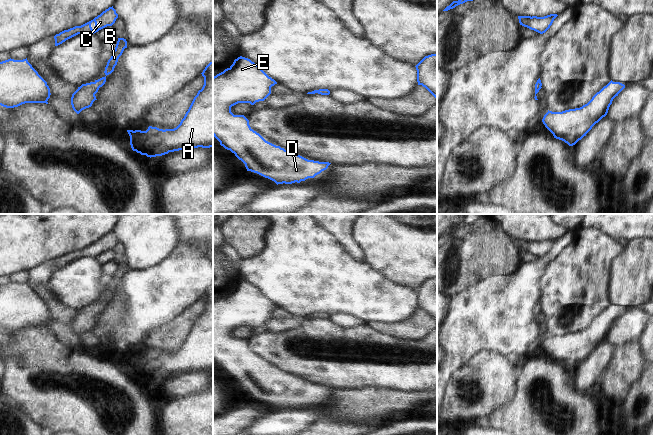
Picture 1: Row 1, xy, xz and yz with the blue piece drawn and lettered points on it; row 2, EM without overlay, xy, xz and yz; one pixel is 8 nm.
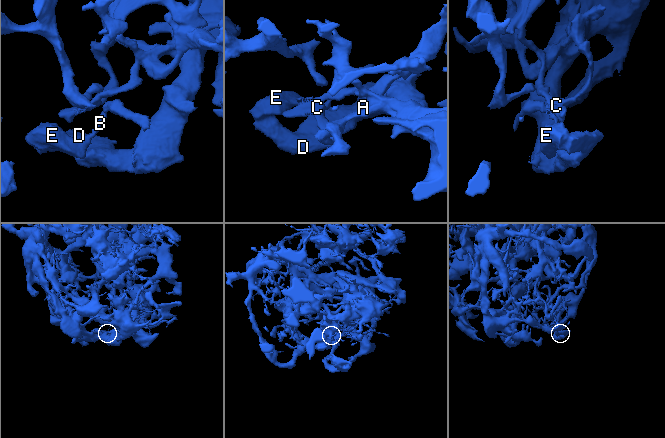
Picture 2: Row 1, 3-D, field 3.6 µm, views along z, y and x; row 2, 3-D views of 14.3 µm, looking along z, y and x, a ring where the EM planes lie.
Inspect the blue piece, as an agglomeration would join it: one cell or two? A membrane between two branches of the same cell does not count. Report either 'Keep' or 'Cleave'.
Keep

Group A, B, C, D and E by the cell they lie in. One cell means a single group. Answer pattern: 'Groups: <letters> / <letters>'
Groups: A B C D E

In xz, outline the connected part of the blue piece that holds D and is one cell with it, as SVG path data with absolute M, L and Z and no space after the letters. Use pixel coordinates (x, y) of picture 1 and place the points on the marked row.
M238 57L233 64L223 72L213 77L213 136L225 149L230 150L241 160L247 169L268 178L278 184L300 183L308 178L314 178L331 164L308 160L280 146L266 141L254 131L249 120L244 115L234 115L231 107L238 103L264 101L271 94L271 87L277 82L269 77L257 64L245 57Z

